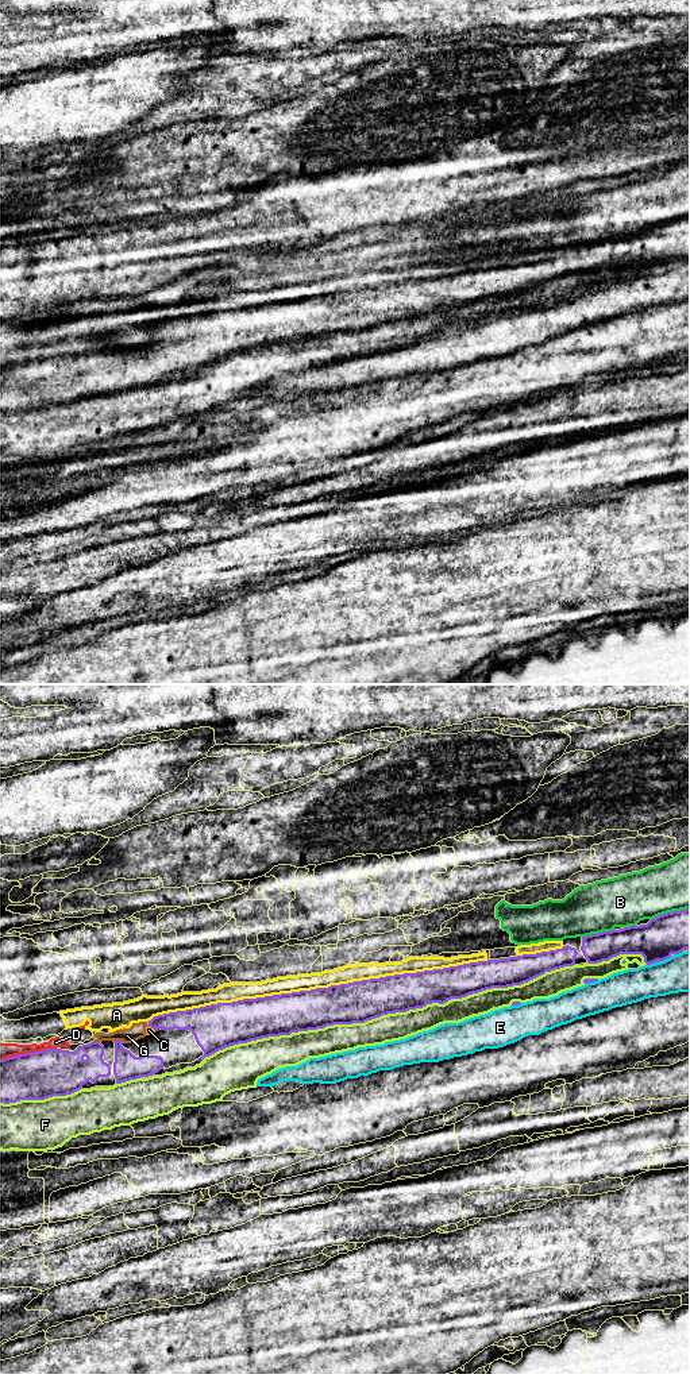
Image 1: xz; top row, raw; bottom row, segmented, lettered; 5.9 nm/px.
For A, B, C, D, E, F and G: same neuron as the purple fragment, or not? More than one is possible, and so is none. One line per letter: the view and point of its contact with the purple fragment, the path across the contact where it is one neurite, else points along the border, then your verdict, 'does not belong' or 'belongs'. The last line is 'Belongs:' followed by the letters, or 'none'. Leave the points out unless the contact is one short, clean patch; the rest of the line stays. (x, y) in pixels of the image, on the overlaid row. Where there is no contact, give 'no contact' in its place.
A: contact xz (317, 988); does not belong
B: contact xz (598, 933); does not belong
C: contact xz (151, 1027); border xz (147, 1026), (155, 1030); does not belong
D: contact xz (27, 1053); does not belong
E: contact xz (659, 960); does not belong
F: contact xz (388, 1012); does not belong
G: contact xz (120, 1041); does not belong
Belongs: none

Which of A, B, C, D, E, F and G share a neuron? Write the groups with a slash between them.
A B C D G / E / F

